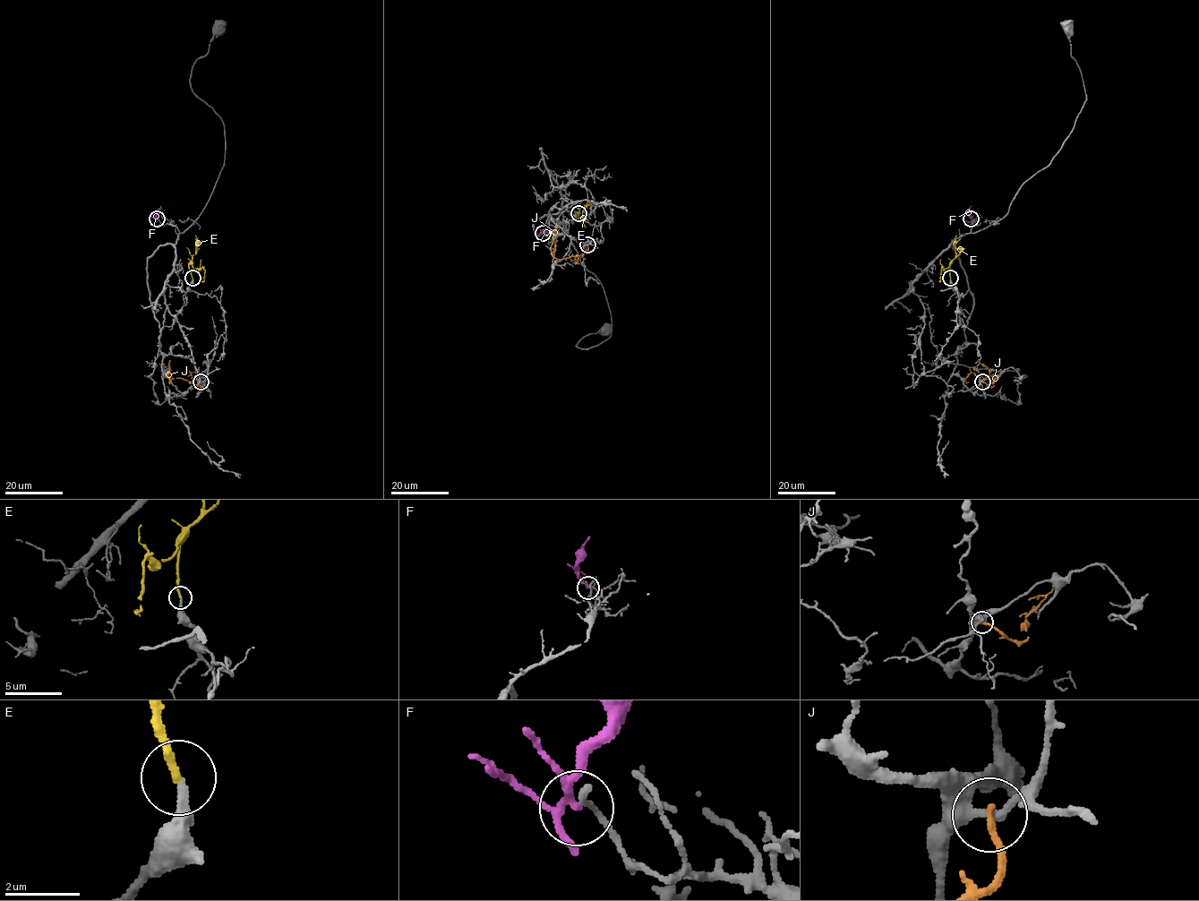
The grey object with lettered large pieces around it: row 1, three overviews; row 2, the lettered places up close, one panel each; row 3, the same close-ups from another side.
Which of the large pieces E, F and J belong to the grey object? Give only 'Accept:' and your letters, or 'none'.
Accept: E

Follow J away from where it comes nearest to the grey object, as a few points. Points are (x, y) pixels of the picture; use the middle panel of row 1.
J: (587, 244), (587, 250), (583, 255), (557, 259), (551, 251), (554, 231)

